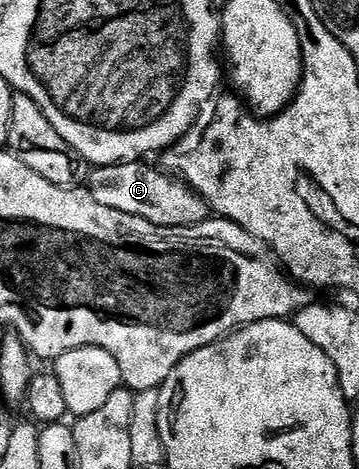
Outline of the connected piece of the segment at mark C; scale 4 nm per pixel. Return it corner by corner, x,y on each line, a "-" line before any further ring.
150,162
95,167
88,177
88,191
100,206
109,206
111,210
144,218
161,228
193,229
193,224
208,216
206,202
189,184
166,172
153,168

